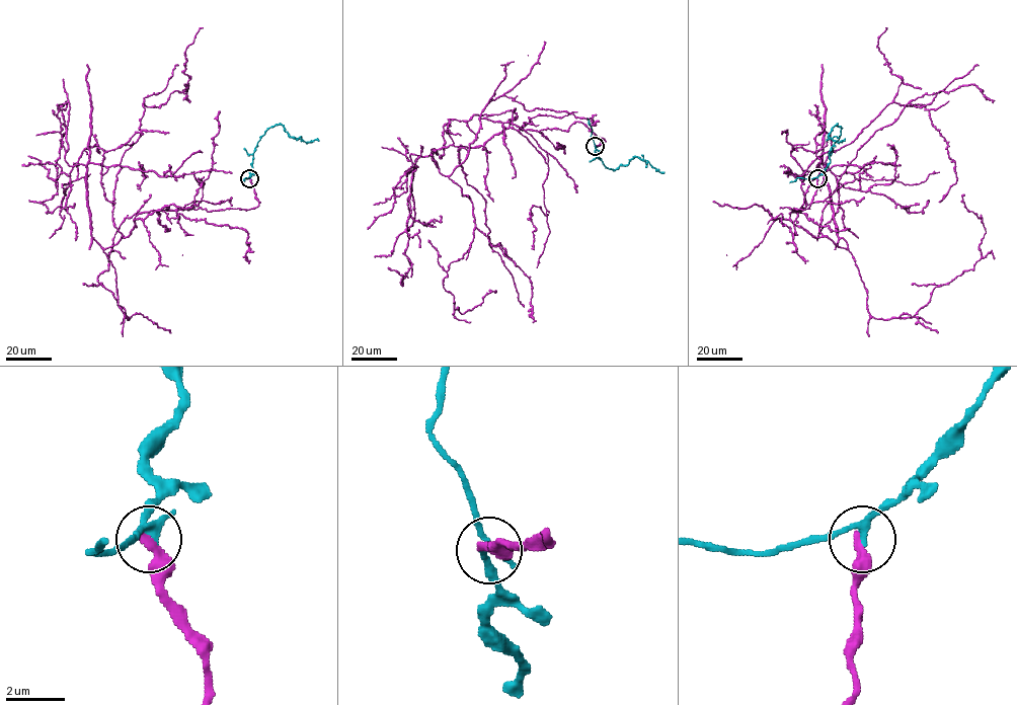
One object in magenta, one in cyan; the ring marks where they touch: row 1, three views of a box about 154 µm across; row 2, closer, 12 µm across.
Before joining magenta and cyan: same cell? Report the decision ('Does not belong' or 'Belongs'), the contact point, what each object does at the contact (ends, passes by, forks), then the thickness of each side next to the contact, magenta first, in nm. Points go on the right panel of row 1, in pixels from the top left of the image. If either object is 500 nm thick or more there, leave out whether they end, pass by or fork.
Does not belong. Place: (817, 178). At the ring magenta ends. At the ring cyan passes by. Thickness 360 nm (magenta) against 220 nm

